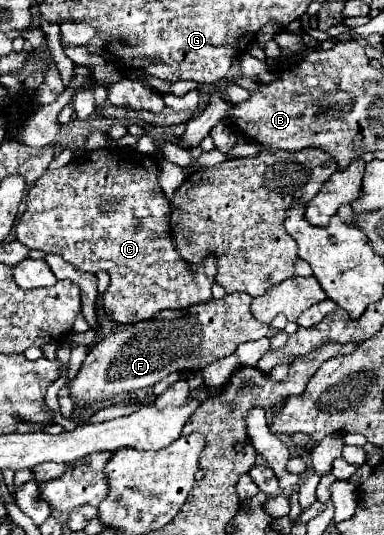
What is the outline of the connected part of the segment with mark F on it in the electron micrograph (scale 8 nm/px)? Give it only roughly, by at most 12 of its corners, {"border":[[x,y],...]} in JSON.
{"border":[[245,293],[163,309],[93,345],[89,405],[265,337]]}

